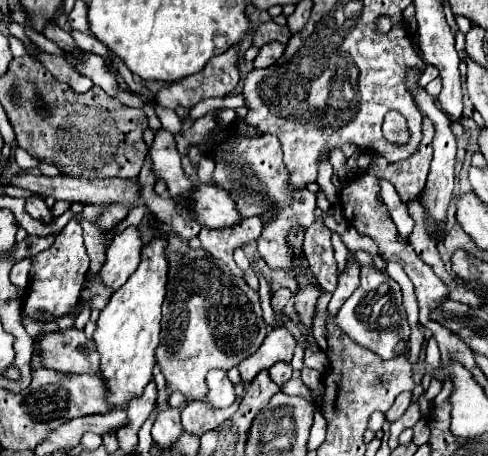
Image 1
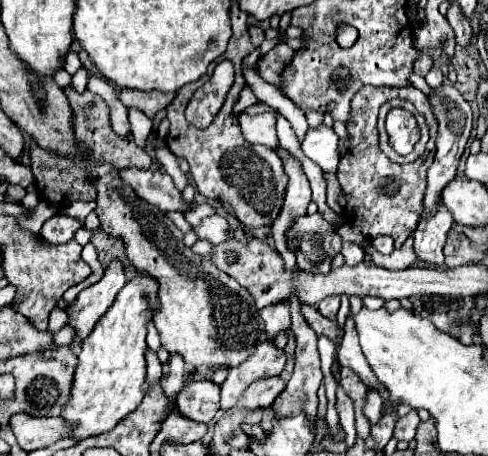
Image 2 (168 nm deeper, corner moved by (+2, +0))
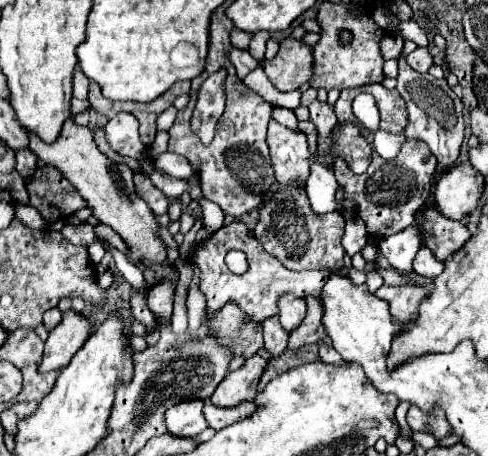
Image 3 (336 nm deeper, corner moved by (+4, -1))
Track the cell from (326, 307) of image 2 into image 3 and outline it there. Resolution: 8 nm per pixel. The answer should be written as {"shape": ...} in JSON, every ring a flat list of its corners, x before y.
{"shape":[[310,296,306,300,306,304,308,304,308,314,302,320,302,324,290,332,288,350,298,350,298,348,302,348,306,344,316,344,324,336,324,326,320,322,322,312,320,312,318,298]]}

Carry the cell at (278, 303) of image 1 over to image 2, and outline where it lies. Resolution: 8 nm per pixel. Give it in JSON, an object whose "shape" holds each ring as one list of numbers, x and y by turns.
{"shape":[[280,301,280,303,272,303,264,309,260,309,260,317,266,323,266,333,270,339,274,339,280,331,290,327,290,313,288,313,288,303]]}

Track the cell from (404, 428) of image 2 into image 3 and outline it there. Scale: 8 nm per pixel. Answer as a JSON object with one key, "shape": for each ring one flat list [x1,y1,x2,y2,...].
{"shape":[[410,406,406,418,408,418,410,428,416,432,432,432,432,436,436,436,436,438,450,436,450,434,446,434,446,422,448,420,440,408,432,410,432,414,426,414,418,406]]}

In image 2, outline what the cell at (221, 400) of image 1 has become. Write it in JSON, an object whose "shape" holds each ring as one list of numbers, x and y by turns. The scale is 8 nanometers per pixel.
{"shape":[[212,381,188,383,176,399,178,411,192,421,210,423,220,409,220,385]]}

